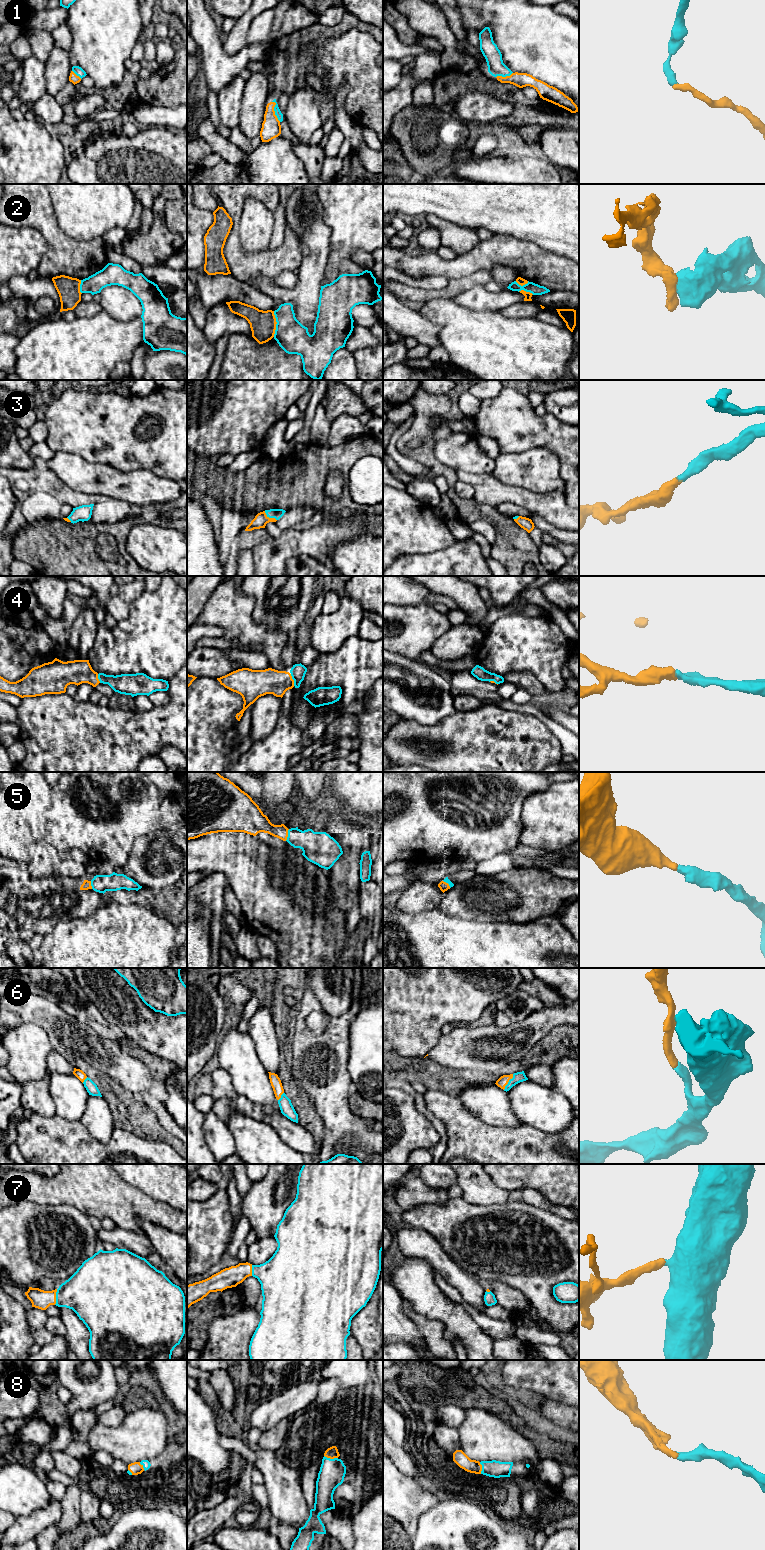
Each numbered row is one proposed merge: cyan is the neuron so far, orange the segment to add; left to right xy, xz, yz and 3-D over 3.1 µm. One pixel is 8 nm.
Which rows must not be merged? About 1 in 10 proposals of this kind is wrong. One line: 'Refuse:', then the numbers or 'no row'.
Refuse: 2

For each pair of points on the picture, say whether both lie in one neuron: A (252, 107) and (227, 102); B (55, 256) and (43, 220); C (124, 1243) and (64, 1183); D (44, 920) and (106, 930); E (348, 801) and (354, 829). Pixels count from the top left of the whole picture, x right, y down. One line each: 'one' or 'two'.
A: two
B: one
C: two
D: two
E: two

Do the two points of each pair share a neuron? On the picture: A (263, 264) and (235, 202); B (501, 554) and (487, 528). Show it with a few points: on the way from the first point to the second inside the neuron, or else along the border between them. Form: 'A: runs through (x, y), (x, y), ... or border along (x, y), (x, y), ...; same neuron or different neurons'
A: runs through (244, 258), (234, 248), (235, 221); same neuron
B: border along (486, 520), (495, 531), (495, 543), (493, 545); different neurons

